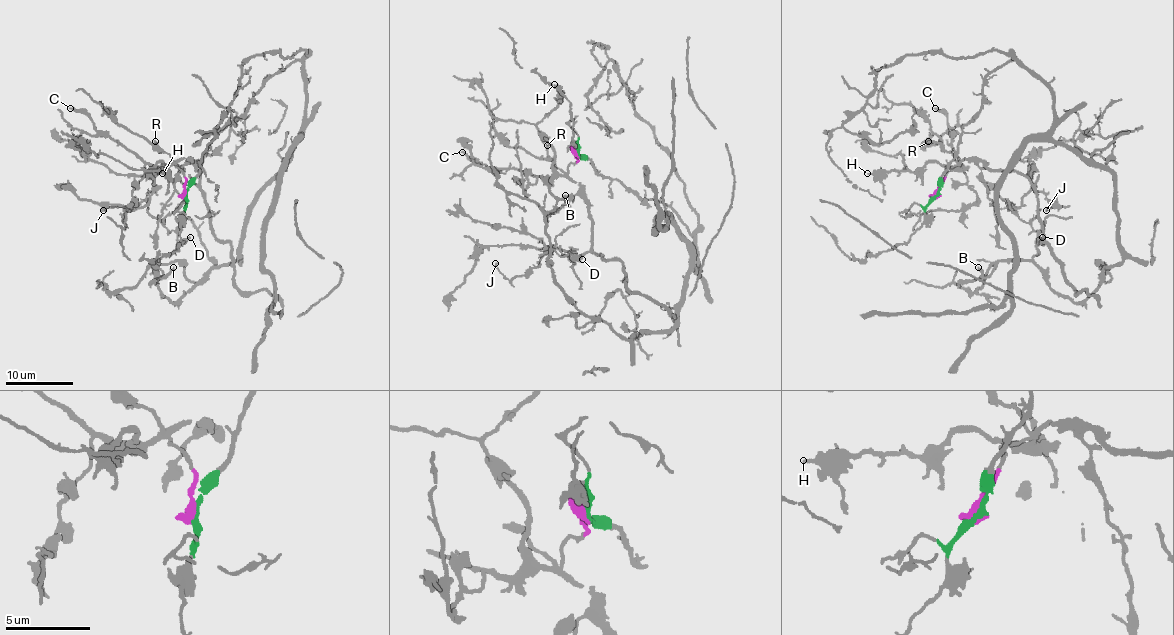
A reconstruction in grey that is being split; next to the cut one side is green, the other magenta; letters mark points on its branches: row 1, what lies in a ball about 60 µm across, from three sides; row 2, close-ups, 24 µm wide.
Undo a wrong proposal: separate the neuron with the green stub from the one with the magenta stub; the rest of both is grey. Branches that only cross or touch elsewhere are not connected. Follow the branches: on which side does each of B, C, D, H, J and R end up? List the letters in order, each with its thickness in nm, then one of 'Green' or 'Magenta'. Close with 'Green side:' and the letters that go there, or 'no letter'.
B: Thickness 260 nm. Green
C: Thickness 240 nm. Magenta
D: Thickness 400 nm. Green
H: Thickness 220 nm. Magenta
J: Thickness 180 nm. Magenta
R: Thickness 200 nm. Magenta
Green side: B, D

